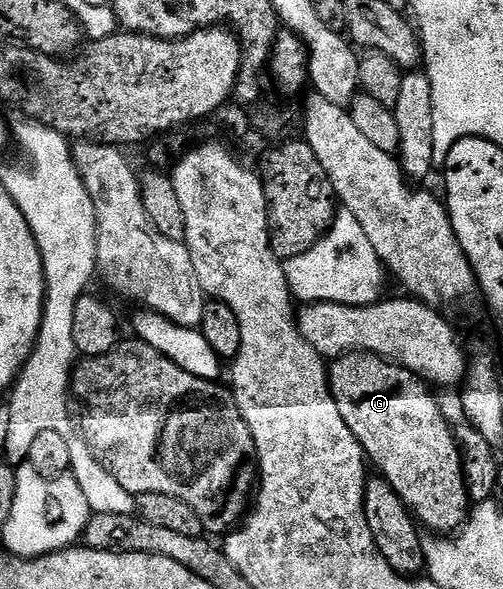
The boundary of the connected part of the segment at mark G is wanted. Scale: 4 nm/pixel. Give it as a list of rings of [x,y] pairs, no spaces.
[[[346,353],[329,366],[330,393],[348,423],[348,431],[356,435],[362,450],[366,452],[369,464],[400,495],[407,509],[423,526],[430,528],[434,535],[454,535],[466,524],[472,502],[466,489],[466,476],[462,470],[462,452],[454,438],[452,425],[446,422],[438,401],[433,397],[431,386],[412,371],[385,361],[374,353]]]

